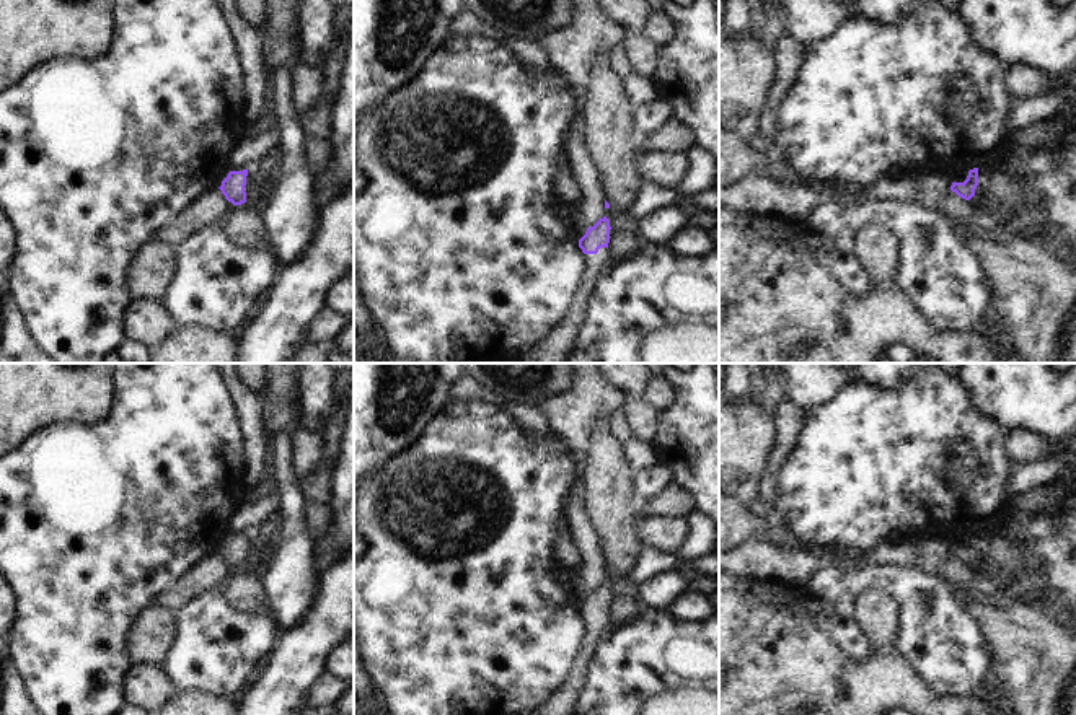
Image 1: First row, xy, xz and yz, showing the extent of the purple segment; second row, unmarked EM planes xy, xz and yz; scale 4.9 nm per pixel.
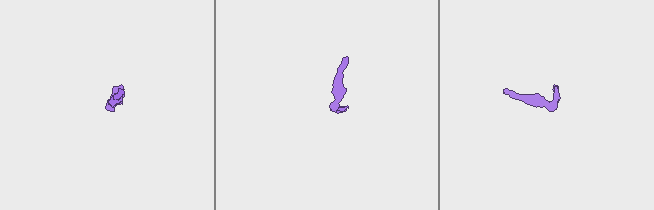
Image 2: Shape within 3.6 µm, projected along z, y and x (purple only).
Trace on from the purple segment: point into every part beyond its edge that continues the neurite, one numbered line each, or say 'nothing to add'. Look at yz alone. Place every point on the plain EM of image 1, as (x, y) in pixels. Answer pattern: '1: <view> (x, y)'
1: yz (1001, 549)

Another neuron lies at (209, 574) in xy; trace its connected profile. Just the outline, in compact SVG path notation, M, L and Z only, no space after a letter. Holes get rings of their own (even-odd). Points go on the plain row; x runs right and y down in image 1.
M220 554L204 557L178 580L166 585L153 604L176 614L194 598L209 591L220 591L232 572L233 568L225 564Z

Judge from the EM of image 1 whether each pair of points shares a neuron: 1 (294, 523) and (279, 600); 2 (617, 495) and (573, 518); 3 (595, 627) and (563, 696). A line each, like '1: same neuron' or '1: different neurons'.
1: same neuron
2: different neurons
3: same neuron

